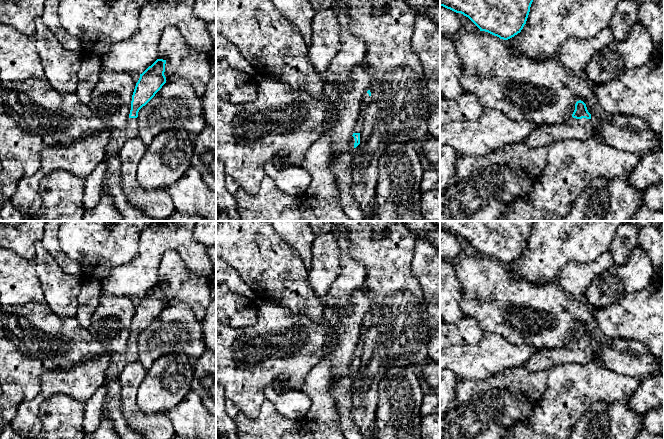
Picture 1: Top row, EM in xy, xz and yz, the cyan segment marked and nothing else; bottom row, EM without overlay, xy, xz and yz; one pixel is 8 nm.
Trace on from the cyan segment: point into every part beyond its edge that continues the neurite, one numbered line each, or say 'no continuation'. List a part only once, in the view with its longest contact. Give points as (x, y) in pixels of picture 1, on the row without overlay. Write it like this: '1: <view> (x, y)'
1: yz (543, 359)

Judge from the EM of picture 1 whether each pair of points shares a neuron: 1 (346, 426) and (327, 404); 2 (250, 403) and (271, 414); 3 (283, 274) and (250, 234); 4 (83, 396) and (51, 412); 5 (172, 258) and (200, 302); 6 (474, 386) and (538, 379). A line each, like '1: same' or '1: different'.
1: different
2: different
3: same
4: different
5: same
6: same

